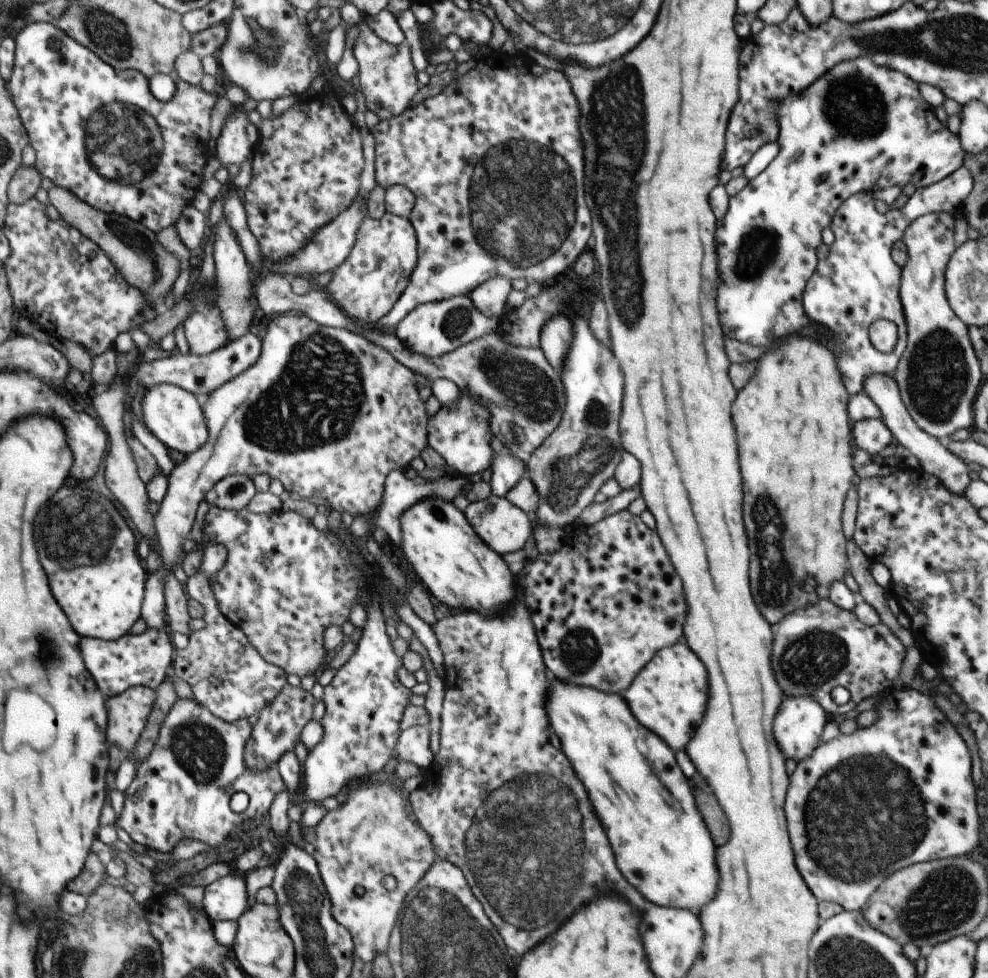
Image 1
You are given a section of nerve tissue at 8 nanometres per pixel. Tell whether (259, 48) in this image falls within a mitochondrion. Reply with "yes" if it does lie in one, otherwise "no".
yes

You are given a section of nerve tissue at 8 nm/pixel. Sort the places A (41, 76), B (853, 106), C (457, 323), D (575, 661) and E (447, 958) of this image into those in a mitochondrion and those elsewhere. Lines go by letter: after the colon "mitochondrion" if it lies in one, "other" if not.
A: other
B: mitochondrion
C: mitochondrion
D: mitochondrion
E: mitochondrion

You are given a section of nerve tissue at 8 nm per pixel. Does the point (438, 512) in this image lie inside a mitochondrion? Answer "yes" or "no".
no

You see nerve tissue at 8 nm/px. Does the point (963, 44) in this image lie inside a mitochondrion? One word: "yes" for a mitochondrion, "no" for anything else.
yes

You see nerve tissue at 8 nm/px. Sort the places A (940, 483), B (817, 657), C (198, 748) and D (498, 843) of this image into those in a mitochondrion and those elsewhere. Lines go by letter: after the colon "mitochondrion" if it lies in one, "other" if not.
A: other
B: mitochondrion
C: mitochondrion
D: mitochondrion

